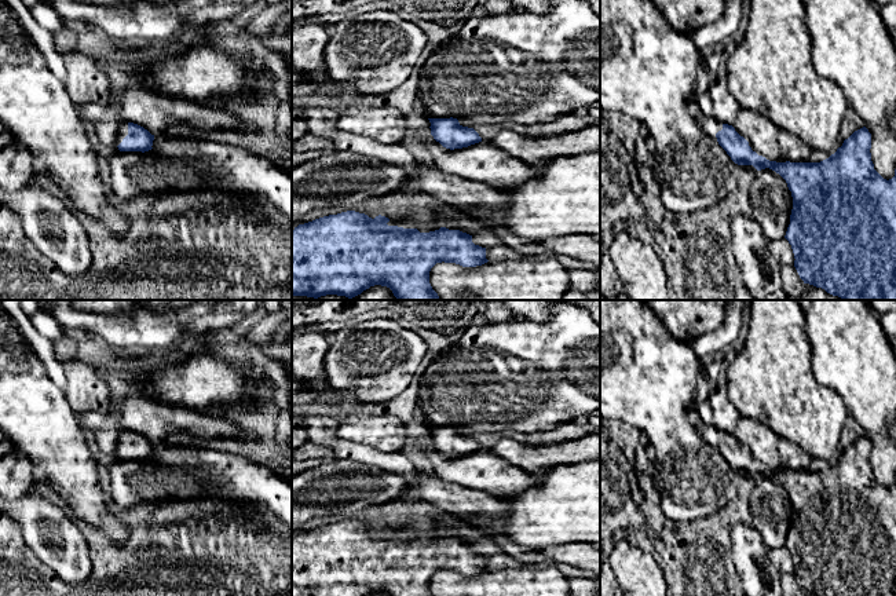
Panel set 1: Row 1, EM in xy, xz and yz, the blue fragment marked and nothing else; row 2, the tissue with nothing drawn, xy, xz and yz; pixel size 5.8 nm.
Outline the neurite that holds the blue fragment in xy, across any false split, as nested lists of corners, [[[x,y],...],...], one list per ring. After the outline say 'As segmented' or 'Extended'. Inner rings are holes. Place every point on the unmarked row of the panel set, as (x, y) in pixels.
[[[121,431],[116,454],[120,460],[149,460],[153,456],[154,443],[134,431]]]. Extended

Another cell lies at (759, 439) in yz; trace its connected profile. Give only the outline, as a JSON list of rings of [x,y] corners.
[[[740,416],[735,424],[732,435],[749,450],[751,458],[758,464],[762,464],[769,469],[776,469],[780,465],[778,451],[780,438],[767,425]]]

